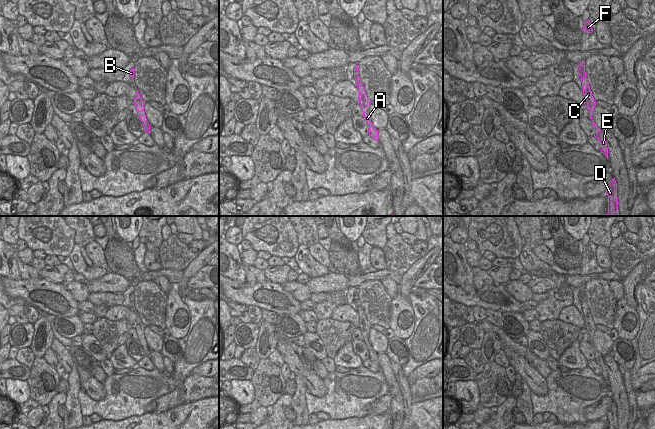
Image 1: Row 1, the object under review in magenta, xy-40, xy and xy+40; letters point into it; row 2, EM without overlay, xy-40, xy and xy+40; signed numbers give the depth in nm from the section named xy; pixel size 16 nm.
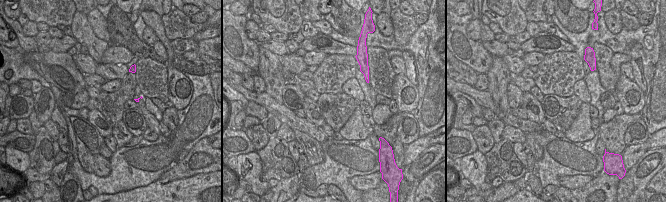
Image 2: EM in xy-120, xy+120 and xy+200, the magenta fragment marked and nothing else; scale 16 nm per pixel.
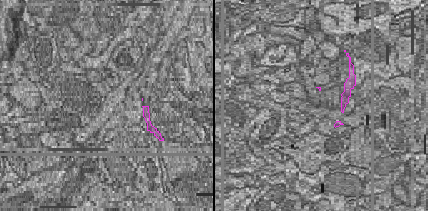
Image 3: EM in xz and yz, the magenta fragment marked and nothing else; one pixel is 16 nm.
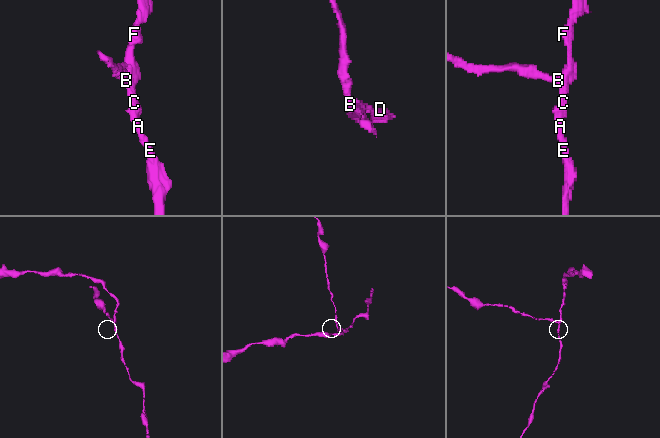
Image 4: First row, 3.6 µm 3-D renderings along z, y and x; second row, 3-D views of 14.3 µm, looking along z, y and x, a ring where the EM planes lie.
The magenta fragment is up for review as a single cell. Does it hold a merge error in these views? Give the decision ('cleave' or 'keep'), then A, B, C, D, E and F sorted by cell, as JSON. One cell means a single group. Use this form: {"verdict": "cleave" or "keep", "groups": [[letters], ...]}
{"verdict": "cleave", "groups": [["A", "C", "D", "E", "F"], ["B"]]}

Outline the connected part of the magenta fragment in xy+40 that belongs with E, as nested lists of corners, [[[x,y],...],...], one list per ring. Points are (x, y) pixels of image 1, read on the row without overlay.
[[[592,344],[592,347],[594,350],[594,360],[602,369],[601,376],[608,382],[608,372],[607,372],[607,368],[603,359],[603,356],[596,350],[593,344]]]

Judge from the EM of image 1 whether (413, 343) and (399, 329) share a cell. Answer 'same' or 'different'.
different

